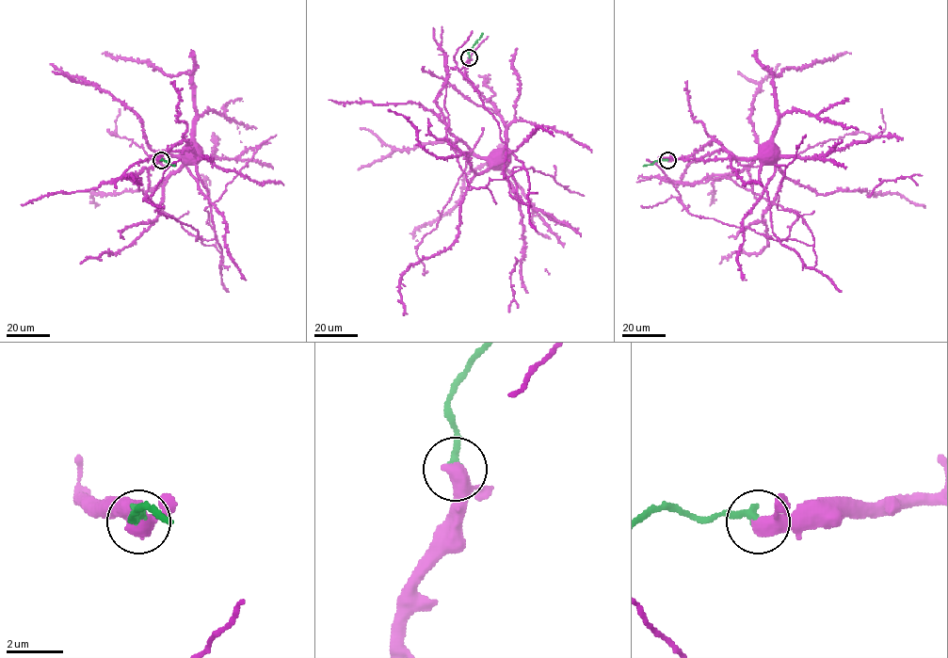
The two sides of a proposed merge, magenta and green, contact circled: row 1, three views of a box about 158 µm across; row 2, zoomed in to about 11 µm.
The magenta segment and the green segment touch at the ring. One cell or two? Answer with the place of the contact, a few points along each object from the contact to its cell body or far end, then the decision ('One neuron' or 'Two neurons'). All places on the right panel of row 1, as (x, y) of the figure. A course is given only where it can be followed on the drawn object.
Place: (667, 160). Course of magenta: (668, 160), (694, 154), (714, 140), (738, 157), (752, 158), (764, 146). Course of green: (668, 160), (643, 166). Two neurons

